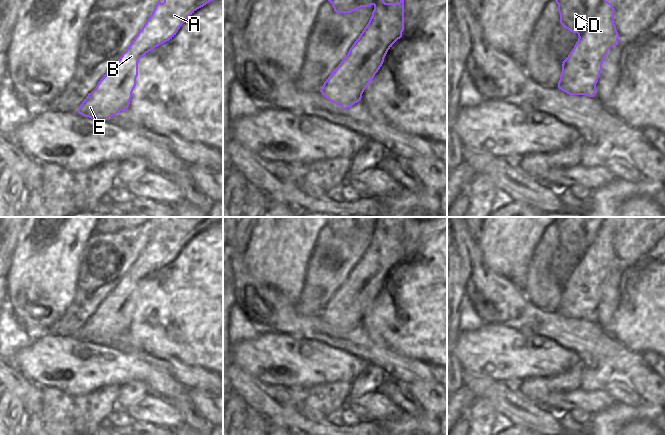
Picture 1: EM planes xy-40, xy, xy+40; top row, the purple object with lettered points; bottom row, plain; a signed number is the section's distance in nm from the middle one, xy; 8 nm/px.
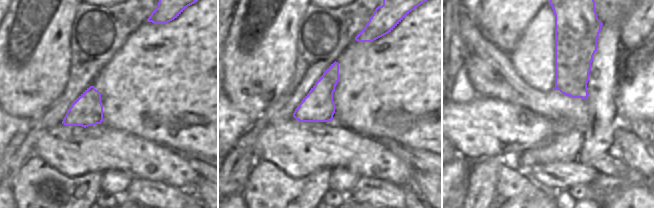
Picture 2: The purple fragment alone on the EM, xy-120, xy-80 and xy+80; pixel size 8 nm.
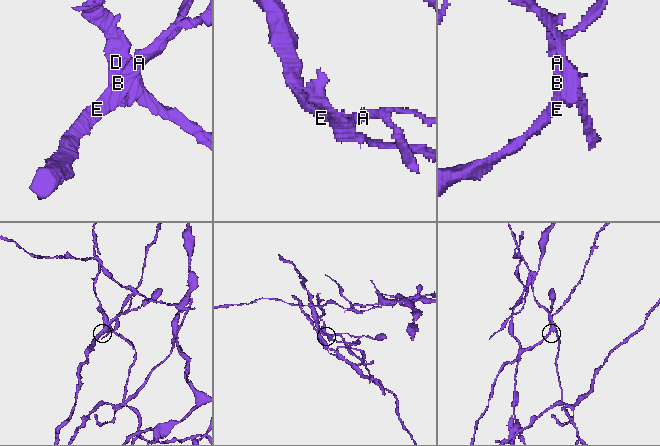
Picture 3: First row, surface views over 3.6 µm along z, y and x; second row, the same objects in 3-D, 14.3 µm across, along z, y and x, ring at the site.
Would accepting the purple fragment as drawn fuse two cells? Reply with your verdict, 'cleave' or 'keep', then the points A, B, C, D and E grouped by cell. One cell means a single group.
cleave; A B C E / D

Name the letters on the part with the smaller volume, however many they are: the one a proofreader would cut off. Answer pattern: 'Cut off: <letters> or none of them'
Cut off: A, B, C, E

